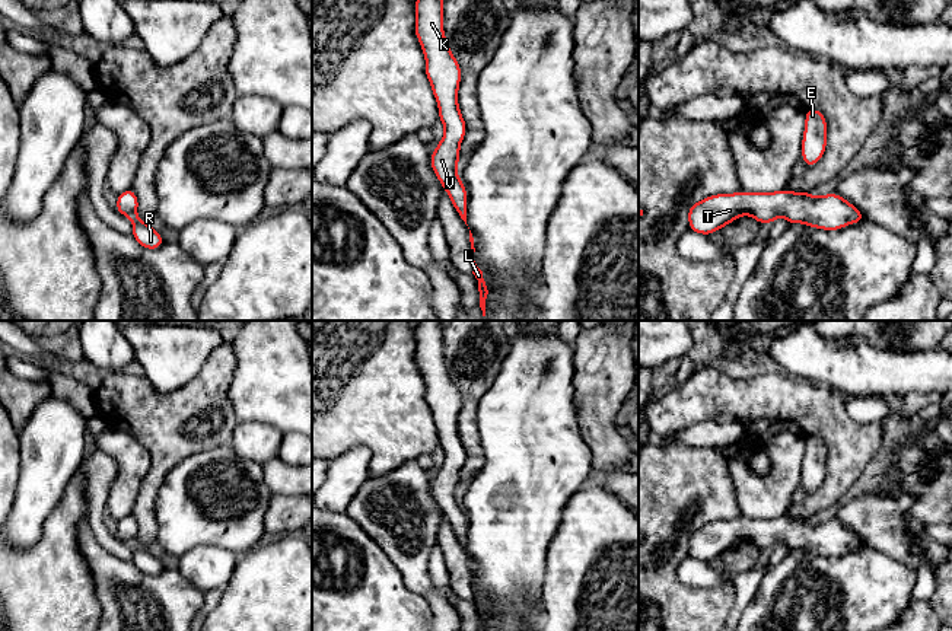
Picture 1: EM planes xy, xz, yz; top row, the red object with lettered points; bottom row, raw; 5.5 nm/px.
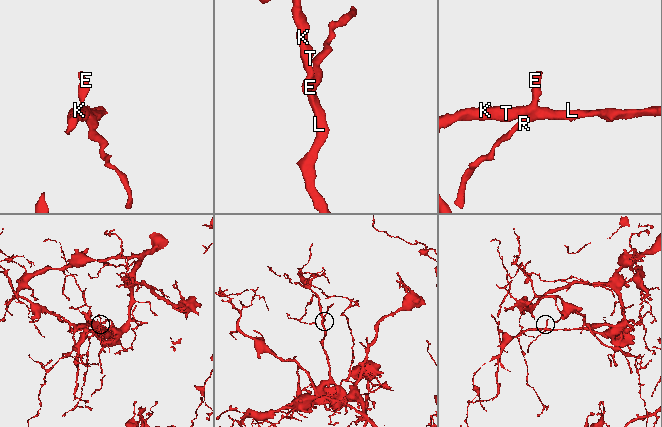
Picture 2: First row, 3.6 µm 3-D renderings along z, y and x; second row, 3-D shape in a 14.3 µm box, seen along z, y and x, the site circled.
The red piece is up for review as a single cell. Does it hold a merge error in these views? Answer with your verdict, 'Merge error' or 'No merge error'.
No merge error

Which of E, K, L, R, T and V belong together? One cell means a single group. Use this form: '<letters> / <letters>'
E K L R T V

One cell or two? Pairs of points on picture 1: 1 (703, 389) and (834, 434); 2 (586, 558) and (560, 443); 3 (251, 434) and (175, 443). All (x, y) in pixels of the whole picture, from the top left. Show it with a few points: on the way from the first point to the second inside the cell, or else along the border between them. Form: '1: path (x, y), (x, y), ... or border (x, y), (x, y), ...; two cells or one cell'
1: path (735, 397), (754, 402), (786, 402), (802, 407); one cell
2: border (580, 488), (566, 504), (557, 528); two cells
3: border (239, 421), (229, 443); two cells

